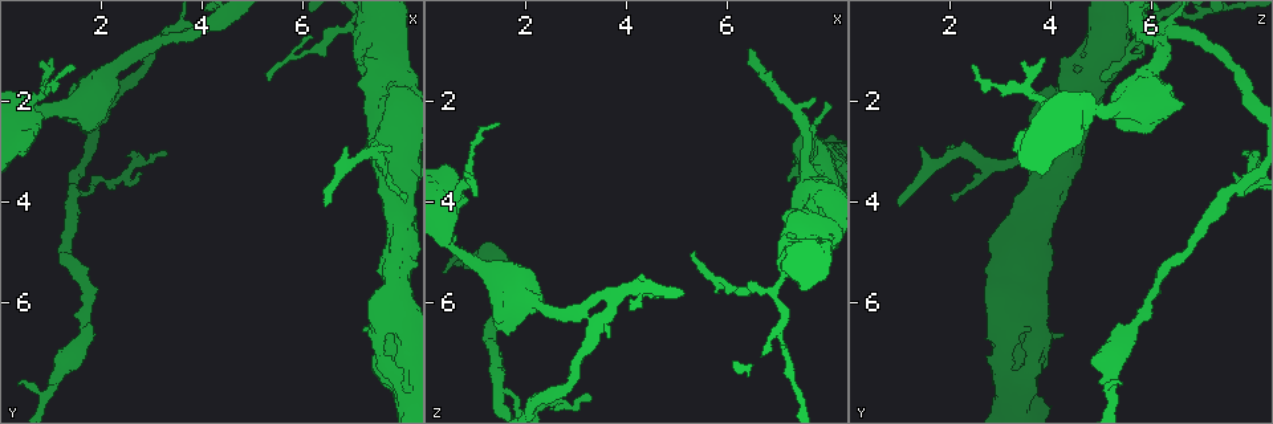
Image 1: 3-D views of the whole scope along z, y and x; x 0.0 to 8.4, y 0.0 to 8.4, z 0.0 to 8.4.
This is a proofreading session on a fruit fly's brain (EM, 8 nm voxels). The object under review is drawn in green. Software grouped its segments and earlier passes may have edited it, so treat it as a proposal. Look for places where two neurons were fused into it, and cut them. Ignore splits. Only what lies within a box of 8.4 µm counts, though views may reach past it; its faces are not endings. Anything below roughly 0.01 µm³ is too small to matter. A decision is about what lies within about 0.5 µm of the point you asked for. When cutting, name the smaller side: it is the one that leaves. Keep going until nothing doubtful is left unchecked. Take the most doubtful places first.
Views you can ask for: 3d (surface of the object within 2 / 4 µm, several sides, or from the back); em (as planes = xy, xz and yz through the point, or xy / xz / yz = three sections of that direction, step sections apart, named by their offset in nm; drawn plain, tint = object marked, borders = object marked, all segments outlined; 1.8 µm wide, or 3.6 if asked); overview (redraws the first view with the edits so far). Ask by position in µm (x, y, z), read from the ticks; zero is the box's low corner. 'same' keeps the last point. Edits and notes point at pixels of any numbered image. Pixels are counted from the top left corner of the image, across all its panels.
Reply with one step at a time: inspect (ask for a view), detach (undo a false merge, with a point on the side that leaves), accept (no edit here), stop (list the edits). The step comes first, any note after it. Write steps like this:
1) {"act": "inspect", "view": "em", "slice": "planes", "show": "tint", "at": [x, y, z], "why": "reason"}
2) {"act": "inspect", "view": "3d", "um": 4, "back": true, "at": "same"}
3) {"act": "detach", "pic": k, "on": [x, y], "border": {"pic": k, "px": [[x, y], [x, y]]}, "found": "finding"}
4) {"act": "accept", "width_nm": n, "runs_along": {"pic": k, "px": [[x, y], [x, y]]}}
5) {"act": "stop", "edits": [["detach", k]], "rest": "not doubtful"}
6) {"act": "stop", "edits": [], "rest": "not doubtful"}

{"act": "inspect", "view": "3d", "um": 2, "at": [1.50, 3.70, 7.75], "why": "abrupt turn"}

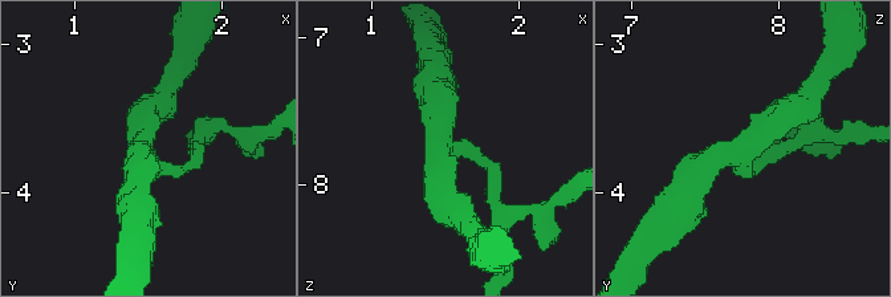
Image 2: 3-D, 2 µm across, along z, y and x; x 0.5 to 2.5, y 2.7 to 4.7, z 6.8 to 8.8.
{"act": "inspect", "view": "em", "slice": "xy", "step": 16, "show": "tint", "at": [1.48, 3.74, 7.76], "arms": 3, "why": "now the EM"}

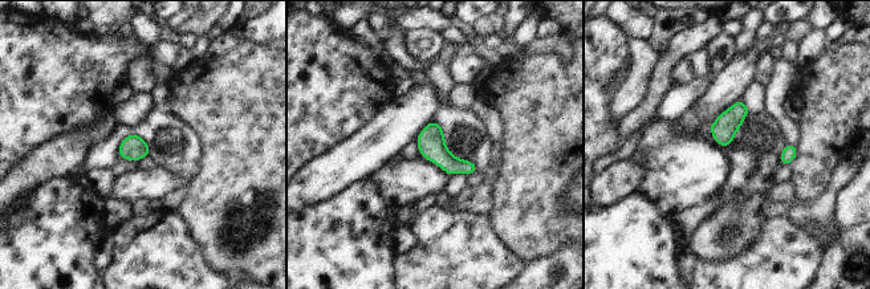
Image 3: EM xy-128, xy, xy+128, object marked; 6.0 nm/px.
{"act": "inspect", "view": "em", "slice": "planes", "show": "tint", "at": "same", "why": "cut it another way"}

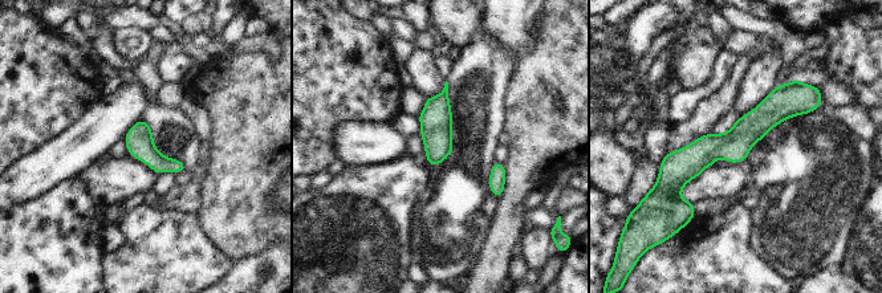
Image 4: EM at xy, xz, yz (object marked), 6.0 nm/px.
{"act": "accept", "runs_along": {"pic": 4, "px": [[807, 109], [663, 175]]}, "found": "all the same neuron"}

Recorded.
{"act": "inspect", "view": "3d", "um": 4, "at": [3.15, 0.85, 6.20], "why": "arms part here"}

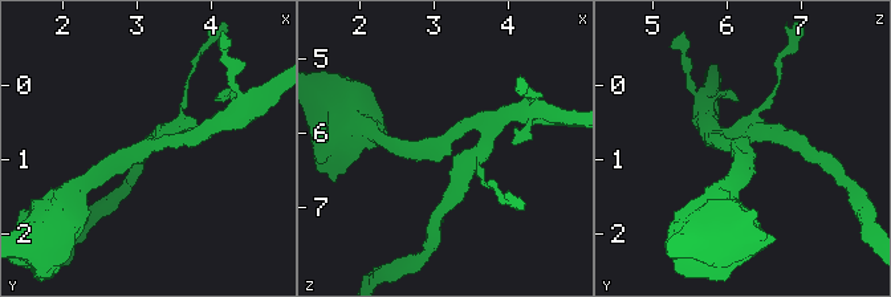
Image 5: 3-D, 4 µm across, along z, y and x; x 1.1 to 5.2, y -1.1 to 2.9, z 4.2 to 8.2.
{"act": "inspect", "view": "em", "slice": "yz", "step": 8, "show": "tint", "at": [3.15, 0.80, 6.15], "arms": 4, "why": "shape alone is not enough"}

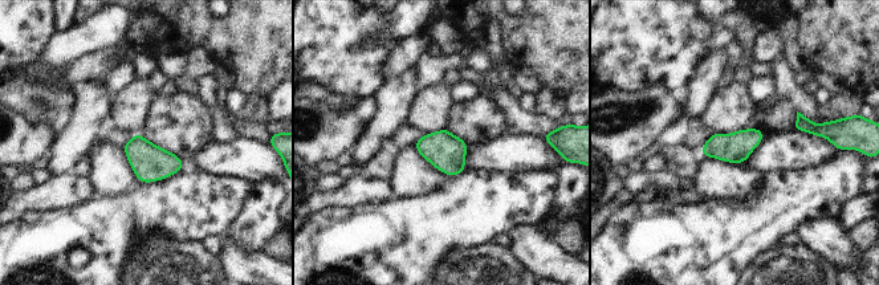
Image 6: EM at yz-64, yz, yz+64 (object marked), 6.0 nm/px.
{"act": "accept", "width_nm": 190, "found": "one neuron here"}

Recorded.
{"act": "inspect", "view": "em", "um": 3.6, "slice": "xy", "step": 4, "show": "tint", "at": [7.20, 0.65, 5.45], "why": "abrupt turn"}

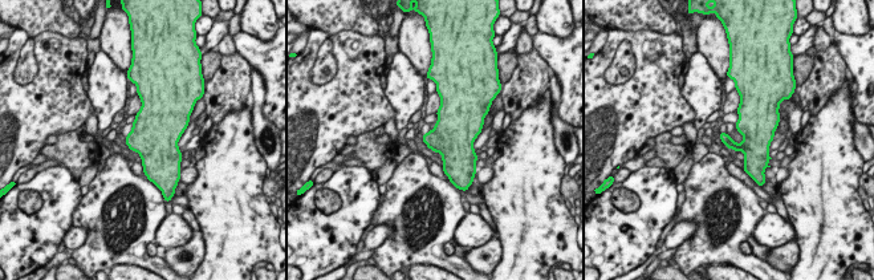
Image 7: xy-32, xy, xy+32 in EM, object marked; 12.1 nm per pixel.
{"act": "accept", "width_nm": 160, "found": "continuous, no second neuron"}

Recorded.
{"act": "inspect", "view": "em", "slice": "planes", "show": "tint", "at": [0.95, 1.60, 3.50], "why": "abrupt turn"}

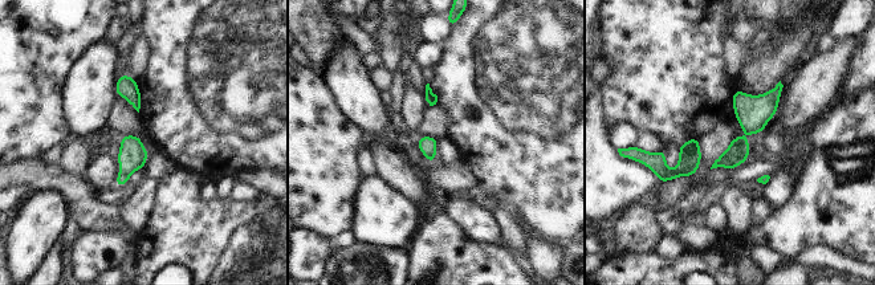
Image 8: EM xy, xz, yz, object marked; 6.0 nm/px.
{"act": "accept", "width_nm": 110, "runs_along": {"pic": 8, "px": [[778, 88], [717, 163]]}, "found": "one neuron here"}

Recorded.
{"act": "inspect", "view": "3d", "um": 2, "at": [7.70, 7.15, 2.75], "why": "closes a loop"}

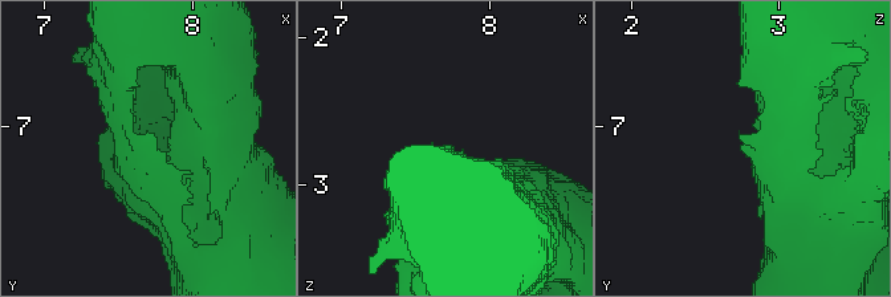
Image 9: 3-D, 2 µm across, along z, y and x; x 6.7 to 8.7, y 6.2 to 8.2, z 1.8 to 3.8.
{"act": "inspect", "view": "em", "slice": "xy", "step": 8, "show": "tint", "at": [7.70, 7.14, 2.80]}

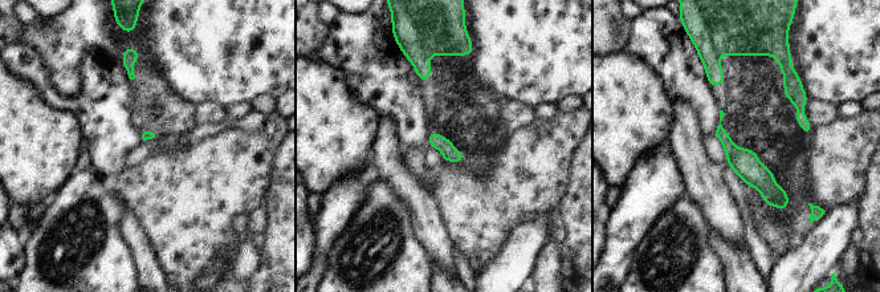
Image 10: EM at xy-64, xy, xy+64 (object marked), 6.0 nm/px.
{"act": "accept", "width_nm": 50, "found": "continuous, no second neuron"}

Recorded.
{"act": "stop", "edits": [], "rest": "not doubtful"}

